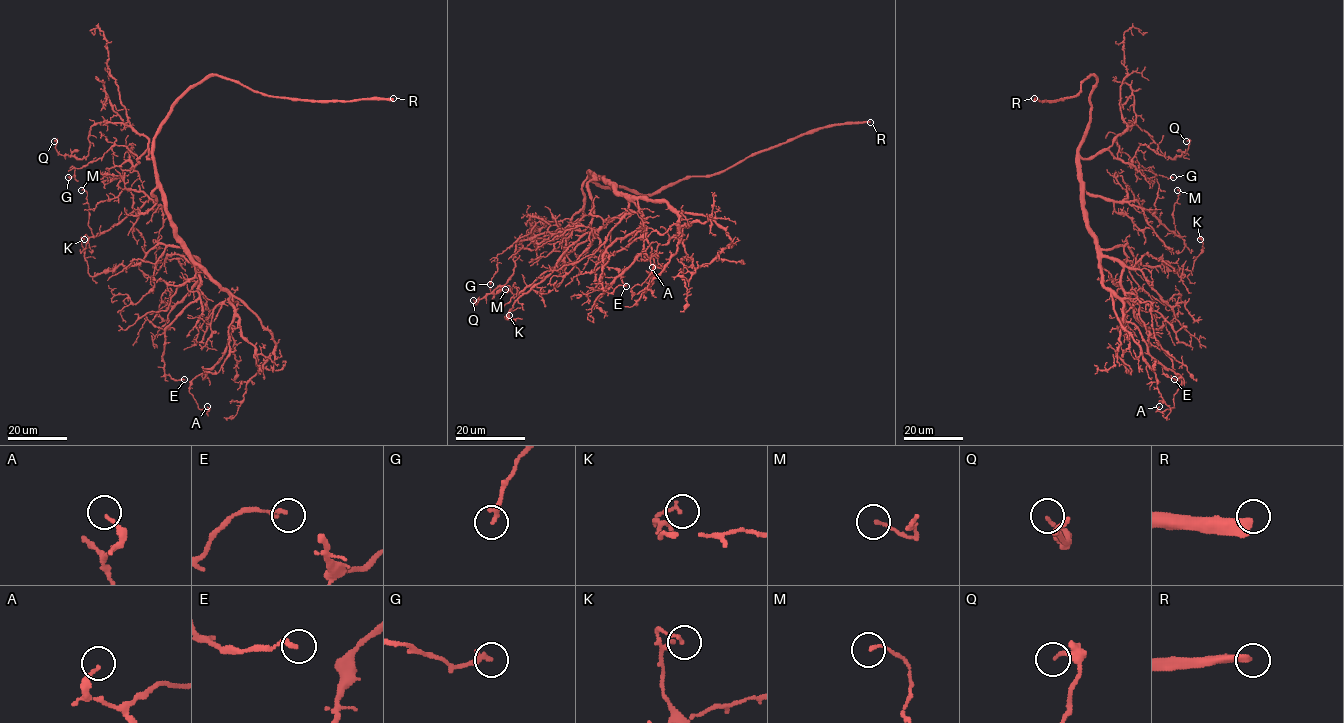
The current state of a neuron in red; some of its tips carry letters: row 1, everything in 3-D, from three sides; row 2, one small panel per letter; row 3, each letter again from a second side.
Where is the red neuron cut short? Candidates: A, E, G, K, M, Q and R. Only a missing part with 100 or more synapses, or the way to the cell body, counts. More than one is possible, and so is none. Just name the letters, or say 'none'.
R

